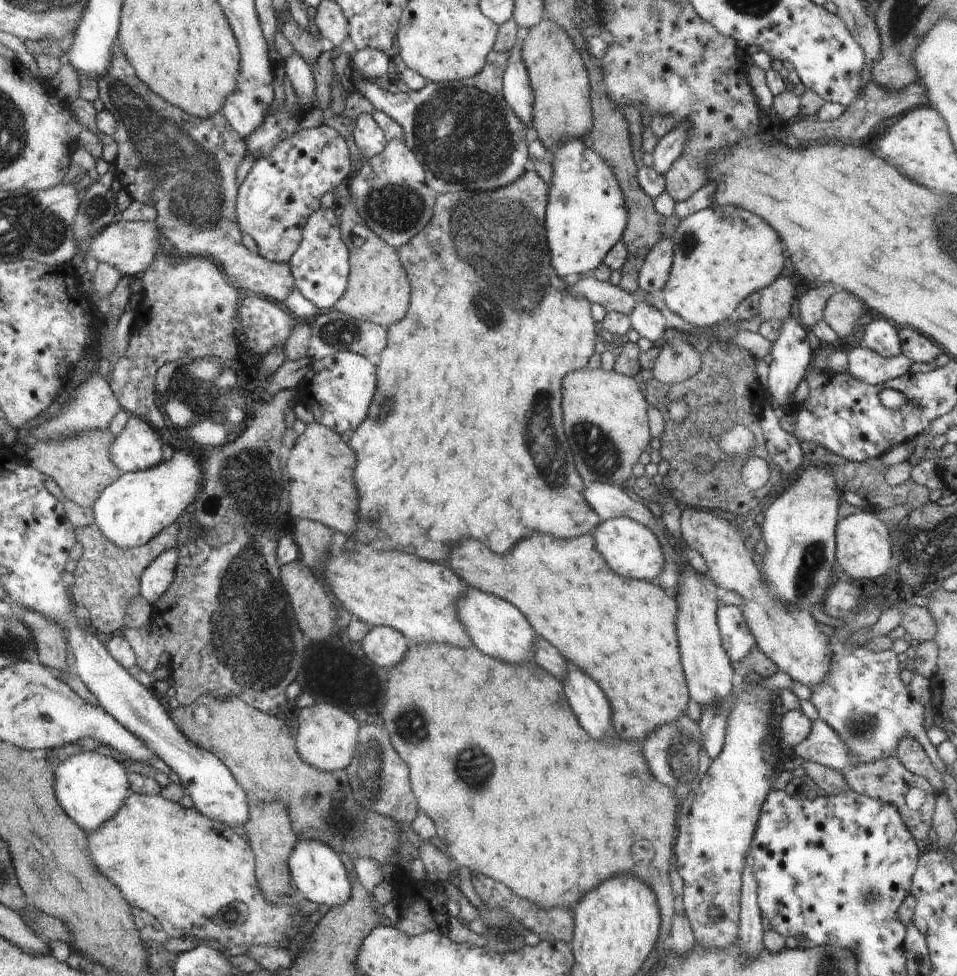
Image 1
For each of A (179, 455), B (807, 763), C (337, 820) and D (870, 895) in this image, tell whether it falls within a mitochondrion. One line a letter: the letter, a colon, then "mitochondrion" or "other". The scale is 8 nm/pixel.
A: other
B: other
C: mitochondrion
D: mitochondrion

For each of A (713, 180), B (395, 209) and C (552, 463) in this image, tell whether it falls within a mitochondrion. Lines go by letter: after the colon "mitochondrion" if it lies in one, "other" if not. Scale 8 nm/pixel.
A: other
B: mitochondrion
C: mitochondrion

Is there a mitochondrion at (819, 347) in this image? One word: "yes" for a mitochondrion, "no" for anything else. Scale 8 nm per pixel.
no

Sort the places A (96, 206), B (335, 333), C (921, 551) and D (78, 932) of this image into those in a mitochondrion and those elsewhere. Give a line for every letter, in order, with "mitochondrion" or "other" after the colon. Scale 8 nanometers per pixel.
A: mitochondrion
B: mitochondrion
C: mitochondrion
D: other

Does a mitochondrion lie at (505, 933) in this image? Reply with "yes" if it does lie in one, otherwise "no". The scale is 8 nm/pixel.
yes

